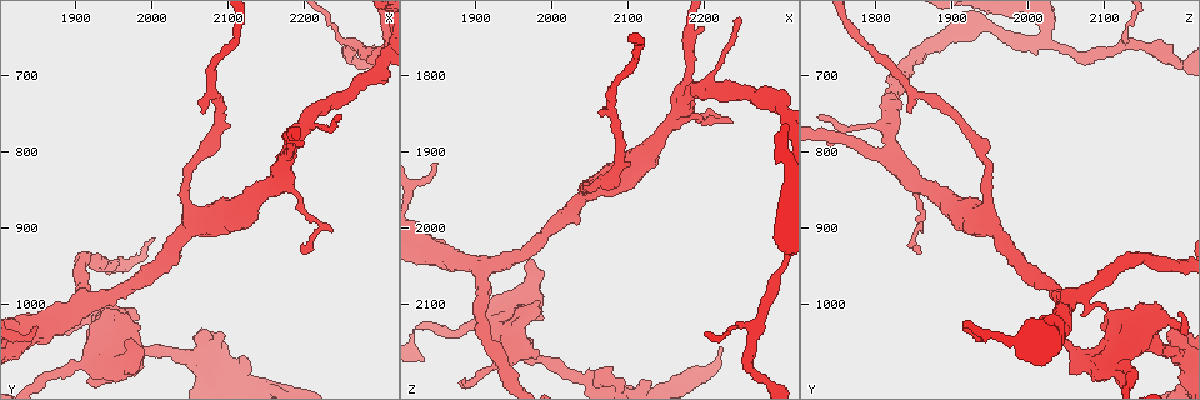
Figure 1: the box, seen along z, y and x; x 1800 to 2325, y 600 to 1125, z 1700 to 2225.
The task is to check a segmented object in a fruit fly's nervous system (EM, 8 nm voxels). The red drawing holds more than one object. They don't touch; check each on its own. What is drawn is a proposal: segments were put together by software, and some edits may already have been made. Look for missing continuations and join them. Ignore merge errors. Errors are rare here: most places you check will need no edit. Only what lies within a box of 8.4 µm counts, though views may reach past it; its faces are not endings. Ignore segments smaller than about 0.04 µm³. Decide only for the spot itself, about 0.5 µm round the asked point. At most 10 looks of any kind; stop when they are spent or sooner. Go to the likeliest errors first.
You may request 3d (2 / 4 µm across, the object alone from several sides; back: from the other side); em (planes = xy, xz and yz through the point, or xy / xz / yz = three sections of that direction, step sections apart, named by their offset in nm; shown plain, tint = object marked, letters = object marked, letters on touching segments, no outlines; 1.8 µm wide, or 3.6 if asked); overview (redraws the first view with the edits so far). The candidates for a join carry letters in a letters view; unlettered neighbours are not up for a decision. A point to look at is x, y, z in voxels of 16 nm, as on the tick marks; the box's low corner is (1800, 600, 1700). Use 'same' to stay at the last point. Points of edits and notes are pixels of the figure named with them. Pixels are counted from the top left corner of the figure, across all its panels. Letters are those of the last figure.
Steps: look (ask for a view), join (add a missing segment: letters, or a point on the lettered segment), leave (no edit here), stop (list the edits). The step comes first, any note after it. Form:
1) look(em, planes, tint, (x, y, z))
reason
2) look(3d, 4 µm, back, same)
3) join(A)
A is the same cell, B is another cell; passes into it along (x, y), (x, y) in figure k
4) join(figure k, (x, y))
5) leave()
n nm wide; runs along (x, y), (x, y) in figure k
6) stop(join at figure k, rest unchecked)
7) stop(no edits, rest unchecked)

look(em, planes, letters, (1970, 1050, 2035))
thick end

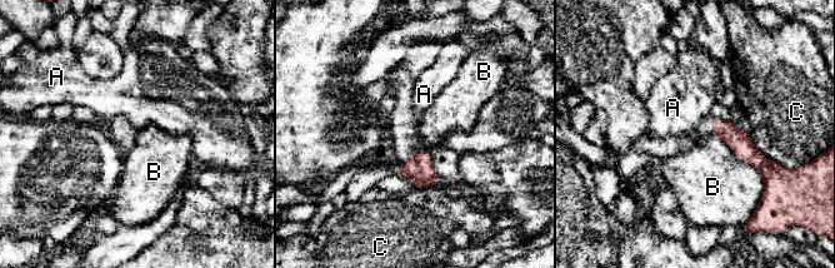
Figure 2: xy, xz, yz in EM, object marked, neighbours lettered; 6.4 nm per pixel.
leave()
A, B and C are other cells; border along (713, 133), (758, 170), (764, 187) in figure 2; none of them fits

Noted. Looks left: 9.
look(3d, 4 µm, (2265, 660, 2125))
three-way junction

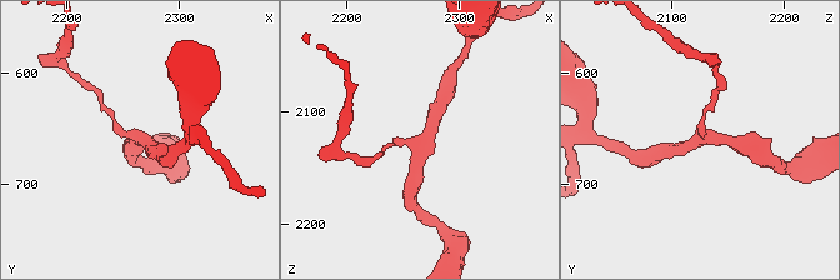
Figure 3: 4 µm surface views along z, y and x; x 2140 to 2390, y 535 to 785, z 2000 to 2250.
look(em, planes, plain, (2266, 658, 2126))
3 arms; now the EM

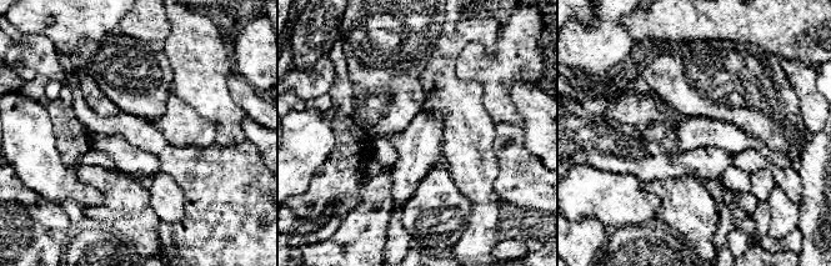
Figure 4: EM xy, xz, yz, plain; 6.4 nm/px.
look(em, planes, letters, same)
see the neighbours

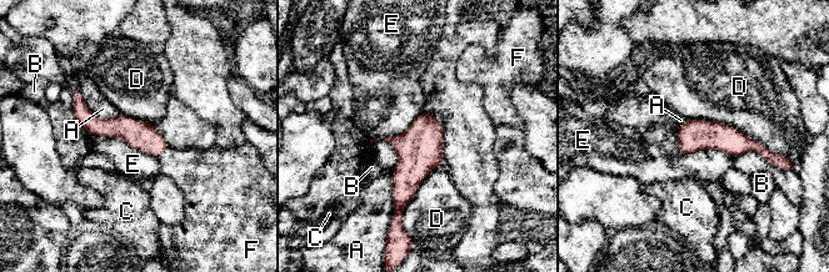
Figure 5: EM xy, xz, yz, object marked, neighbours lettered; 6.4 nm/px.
leave()
A, B, C, D, E and F are other cells; runs along (76, 94), (96, 126), (164, 145) in figure 5; no lettered segment goes on from it

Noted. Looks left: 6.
look(3d, 4 µm, (2065, 745, 1845))
free end

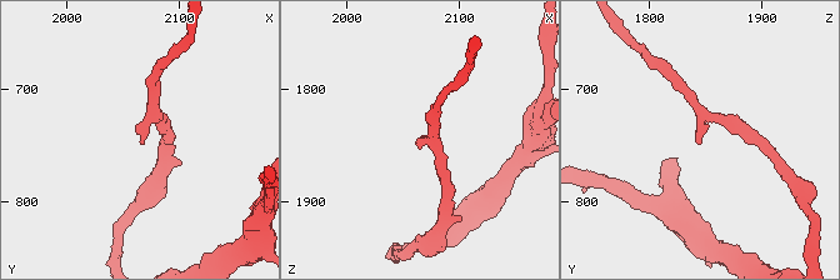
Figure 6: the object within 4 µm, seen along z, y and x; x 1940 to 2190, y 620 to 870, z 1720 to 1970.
look(em, xz, step 8, letters, (2064, 748, 1842))
arms of 170, 200 nm; shape alone is not enough

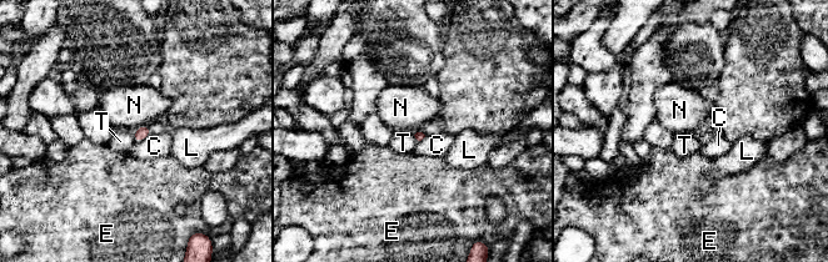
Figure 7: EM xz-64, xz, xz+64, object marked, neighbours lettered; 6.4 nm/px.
leave()
C, E, L, N and T are other cells; border along (148, 125), (140, 125), (136, 129) in figure 7; no lettered segment goes on from it

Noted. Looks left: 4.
look(em, 3.6 µm, planes, letters, (1950, 995, 2145))
stops while still wide

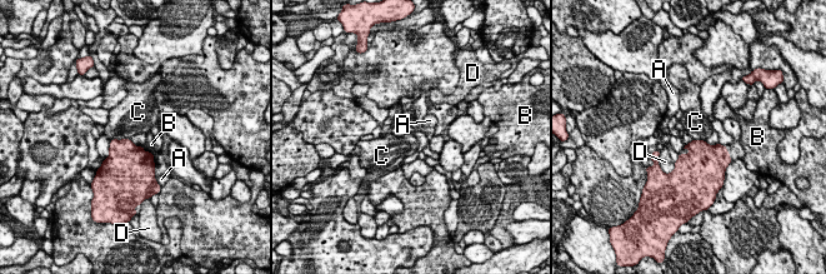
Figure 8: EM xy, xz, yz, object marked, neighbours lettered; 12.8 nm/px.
leave()
A, B, C and D are other cells; border along (694, 138), (704, 140) in figure 8; none of them fits

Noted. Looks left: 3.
stop(no edits, rest unchecked)

